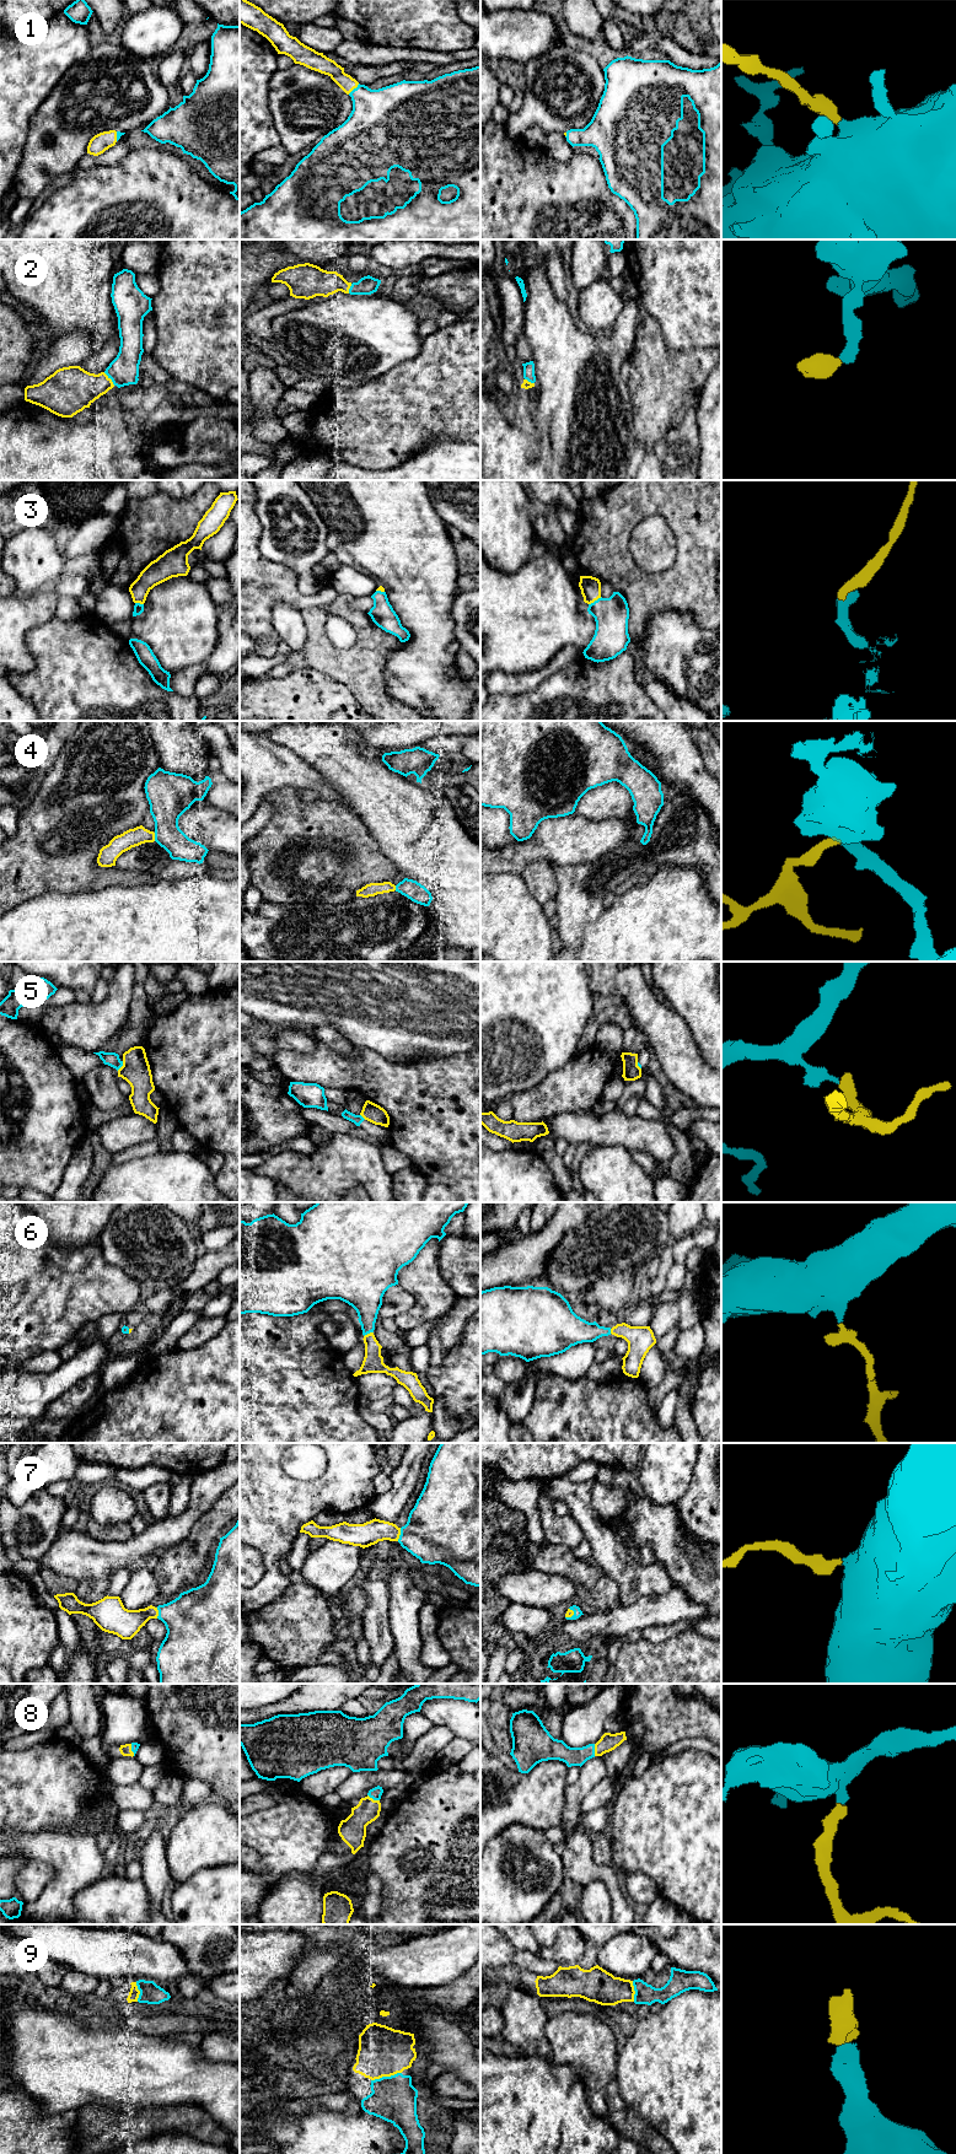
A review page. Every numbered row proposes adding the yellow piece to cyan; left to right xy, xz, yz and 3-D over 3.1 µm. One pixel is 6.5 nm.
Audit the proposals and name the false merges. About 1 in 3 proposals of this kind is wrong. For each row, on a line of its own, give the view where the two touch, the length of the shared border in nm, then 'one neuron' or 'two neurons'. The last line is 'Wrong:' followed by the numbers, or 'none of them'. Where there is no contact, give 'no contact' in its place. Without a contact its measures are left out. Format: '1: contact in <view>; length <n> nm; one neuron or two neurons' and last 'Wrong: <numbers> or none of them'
1: contact in xz; length 100 nm; one neuron
2: contact in xy; length 120 nm; one neuron
3: contact in yz; length 100 nm; one neuron
4: contact in xy; length 60 nm; one neuron
5: contact in xy; length 80 nm; two neurons
6: contact in xz; length 70 nm; one neuron
7: contact in xz; length 90 nm; one neuron
8: contact in xz; length 90 nm; one neuron
9: contact in xz; length 200 nm; one neuron
Wrong: 5

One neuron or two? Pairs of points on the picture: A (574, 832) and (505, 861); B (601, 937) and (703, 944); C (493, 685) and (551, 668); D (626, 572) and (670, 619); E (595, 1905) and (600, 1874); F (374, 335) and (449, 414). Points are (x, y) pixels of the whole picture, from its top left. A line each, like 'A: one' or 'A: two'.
A: one
B: one
C: one
D: two
E: two
F: two

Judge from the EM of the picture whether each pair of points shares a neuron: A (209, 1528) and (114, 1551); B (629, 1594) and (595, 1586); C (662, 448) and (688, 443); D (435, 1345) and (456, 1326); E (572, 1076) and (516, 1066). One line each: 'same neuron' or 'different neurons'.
A: different neurons
B: different neurons
C: same neuron
D: same neuron
E: different neurons

